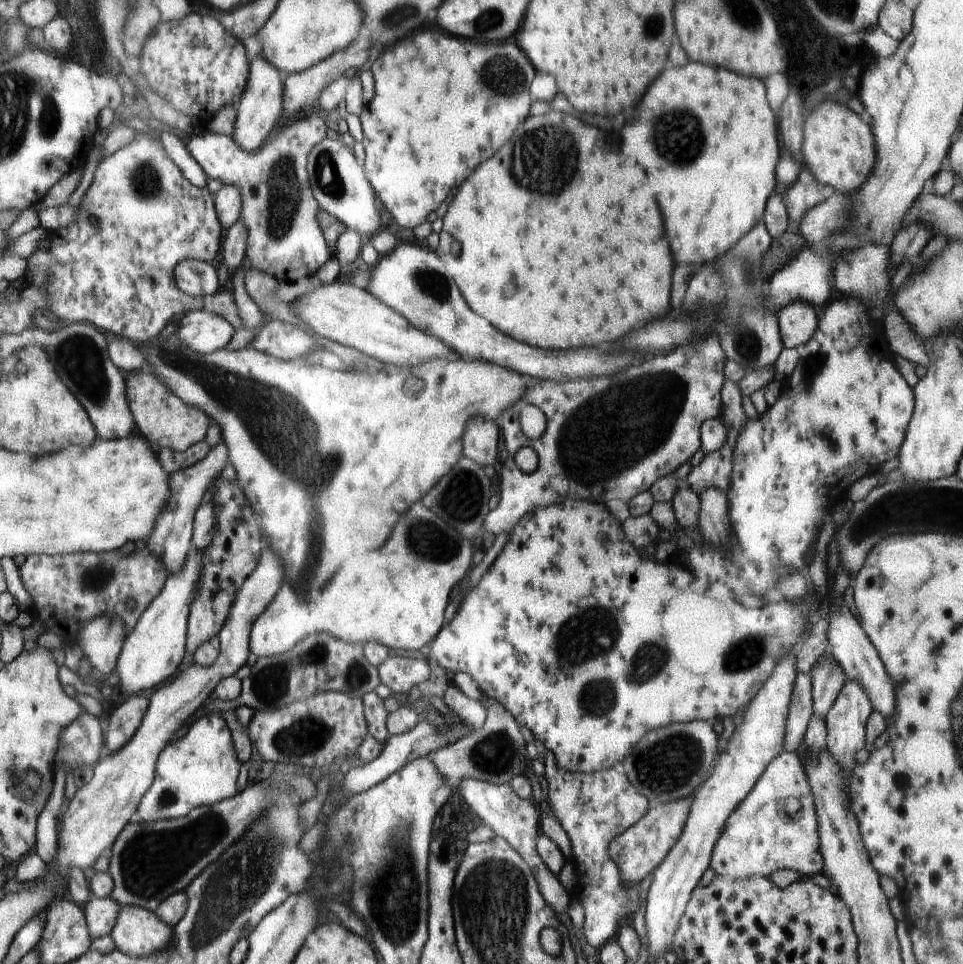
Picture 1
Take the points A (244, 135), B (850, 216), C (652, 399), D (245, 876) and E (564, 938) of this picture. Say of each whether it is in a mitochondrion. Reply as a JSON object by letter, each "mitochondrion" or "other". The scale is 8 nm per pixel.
{"A":"other","B":"other","C":"mitochondrion","D":"mitochondrion","E":"other"}

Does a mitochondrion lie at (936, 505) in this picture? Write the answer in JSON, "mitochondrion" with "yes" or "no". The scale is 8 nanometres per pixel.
{"mitochondrion":"yes"}

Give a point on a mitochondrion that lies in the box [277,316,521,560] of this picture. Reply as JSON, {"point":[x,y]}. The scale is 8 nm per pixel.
{"point":[460,497]}

